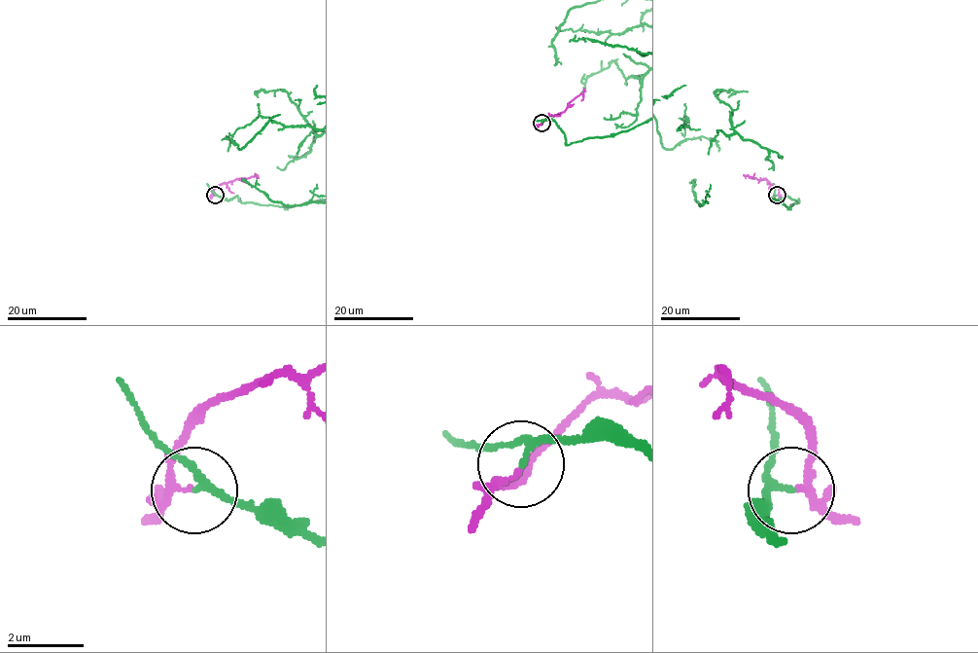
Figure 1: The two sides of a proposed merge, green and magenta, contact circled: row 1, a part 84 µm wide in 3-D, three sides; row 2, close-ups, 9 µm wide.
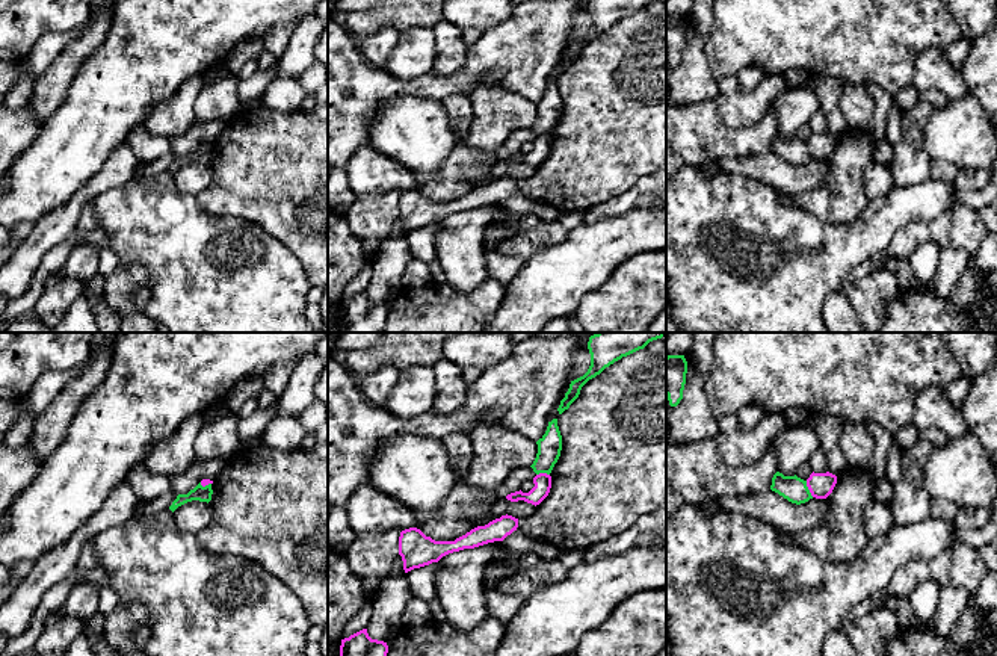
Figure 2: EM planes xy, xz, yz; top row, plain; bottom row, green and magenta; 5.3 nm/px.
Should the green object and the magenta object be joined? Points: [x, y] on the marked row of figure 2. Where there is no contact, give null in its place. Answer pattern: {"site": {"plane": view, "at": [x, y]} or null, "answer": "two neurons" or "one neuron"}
{"site": {"plane": "yz", "at": [807, 488]}, "answer": "two neurons"}

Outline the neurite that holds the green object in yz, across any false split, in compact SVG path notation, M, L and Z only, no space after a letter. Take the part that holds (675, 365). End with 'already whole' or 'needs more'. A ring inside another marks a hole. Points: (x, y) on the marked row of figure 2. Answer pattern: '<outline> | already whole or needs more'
M684 355L666 357L666 396L671 407L677 407L683 399L686 373L687 361Z | already whole

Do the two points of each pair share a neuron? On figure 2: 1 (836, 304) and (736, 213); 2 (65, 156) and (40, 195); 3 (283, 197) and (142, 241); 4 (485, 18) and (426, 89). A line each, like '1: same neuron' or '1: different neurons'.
1: different neurons
2: same neuron
3: different neurons
4: different neurons

